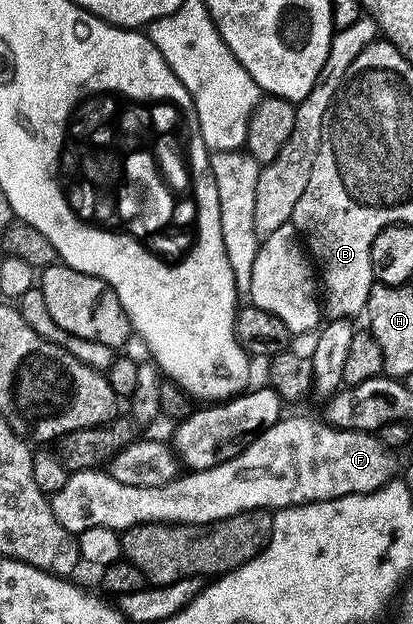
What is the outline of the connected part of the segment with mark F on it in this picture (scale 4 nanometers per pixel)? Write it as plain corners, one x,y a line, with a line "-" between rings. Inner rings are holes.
289,415
280,417
269,429
260,431
237,457
213,465
213,469
180,474
171,483
158,485
157,488
125,485
103,469
72,471
60,491
50,496
53,517
57,517
66,531
72,533
98,527
108,527
122,533
142,523
212,523
242,511
300,507
306,503
320,503
346,495
364,495
378,491
396,478
391,451
379,440
378,434
369,431
339,431
318,418
315,420
306,419
303,415

